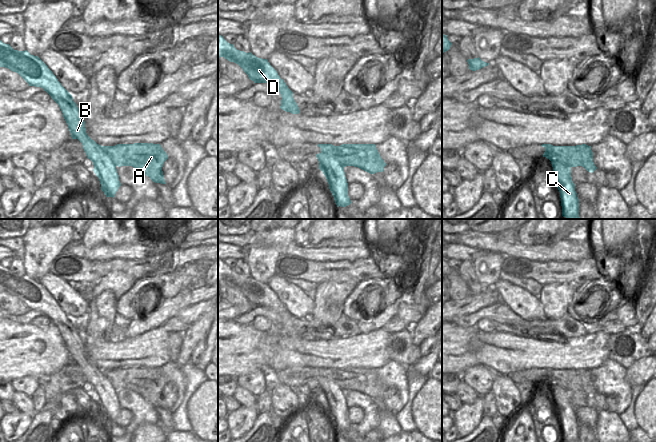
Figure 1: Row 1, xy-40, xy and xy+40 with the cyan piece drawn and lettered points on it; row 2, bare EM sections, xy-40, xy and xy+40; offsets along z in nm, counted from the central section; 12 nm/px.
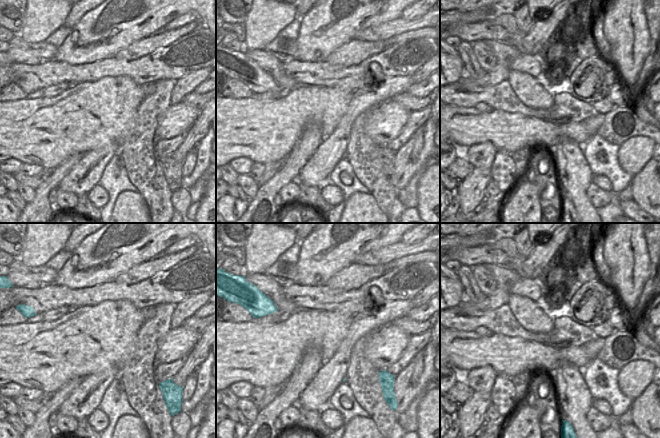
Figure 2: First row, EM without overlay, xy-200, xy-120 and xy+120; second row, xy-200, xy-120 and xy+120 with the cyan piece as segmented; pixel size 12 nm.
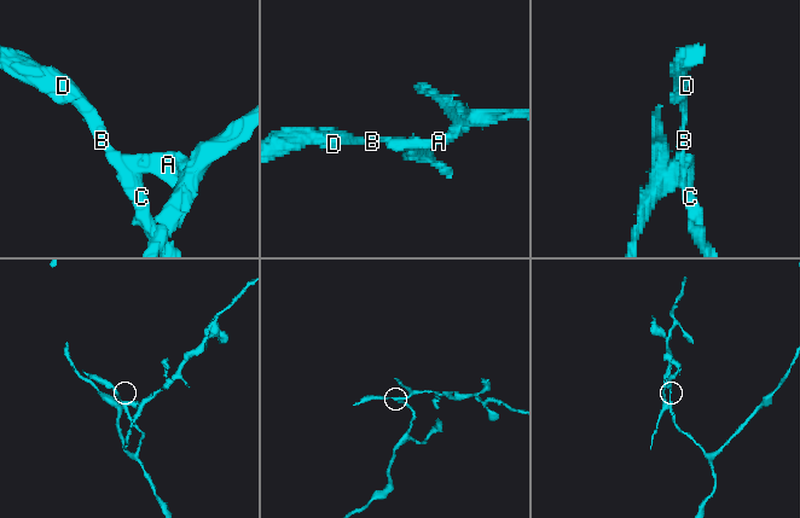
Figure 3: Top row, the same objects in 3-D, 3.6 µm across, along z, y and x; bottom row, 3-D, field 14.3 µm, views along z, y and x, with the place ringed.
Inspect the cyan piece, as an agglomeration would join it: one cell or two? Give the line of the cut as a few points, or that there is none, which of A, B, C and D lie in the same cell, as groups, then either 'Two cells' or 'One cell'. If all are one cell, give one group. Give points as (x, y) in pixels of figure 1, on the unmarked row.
Split along xy (321, 375), (334, 381), (345, 390). Groups: A / B C D. Two cells.

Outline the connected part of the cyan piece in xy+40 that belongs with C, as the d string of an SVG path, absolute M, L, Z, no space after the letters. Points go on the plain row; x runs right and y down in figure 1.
M552 381L548 382L553 391L553 399L560 416L562 440L566 442L579 441L579 423L575 415L575 408L571 401L571 390Z

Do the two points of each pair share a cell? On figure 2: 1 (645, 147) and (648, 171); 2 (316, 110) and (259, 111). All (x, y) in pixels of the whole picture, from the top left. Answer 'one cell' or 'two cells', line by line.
1: two cells
2: one cell

